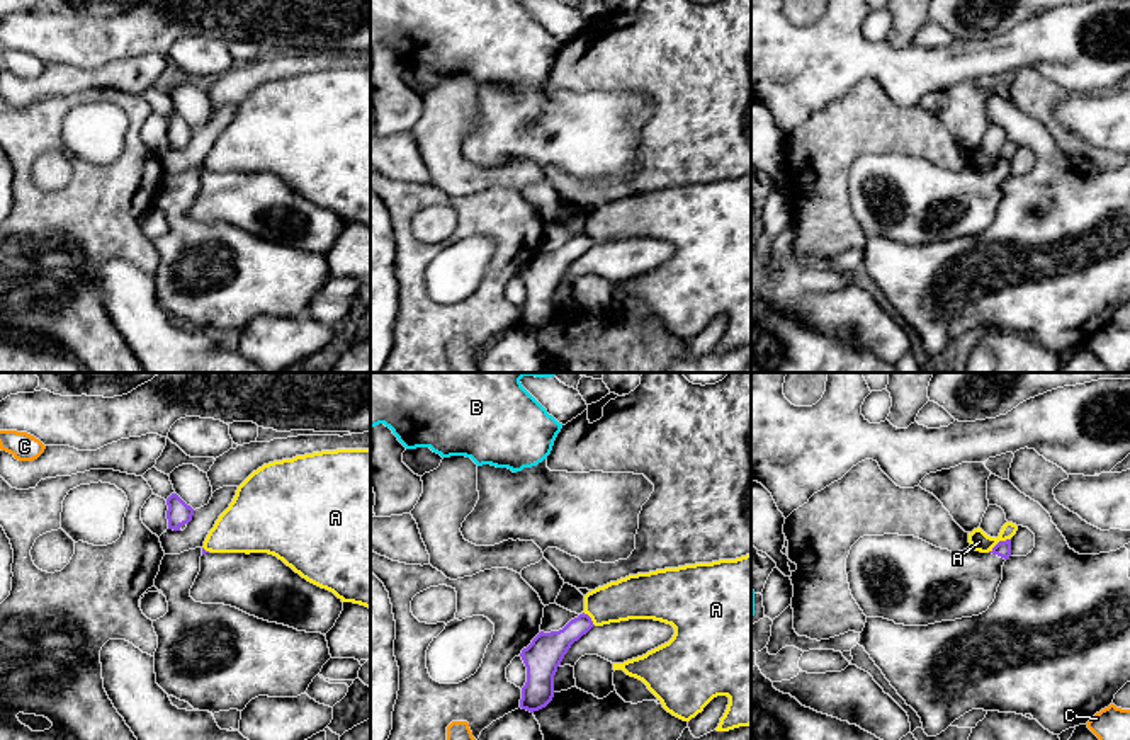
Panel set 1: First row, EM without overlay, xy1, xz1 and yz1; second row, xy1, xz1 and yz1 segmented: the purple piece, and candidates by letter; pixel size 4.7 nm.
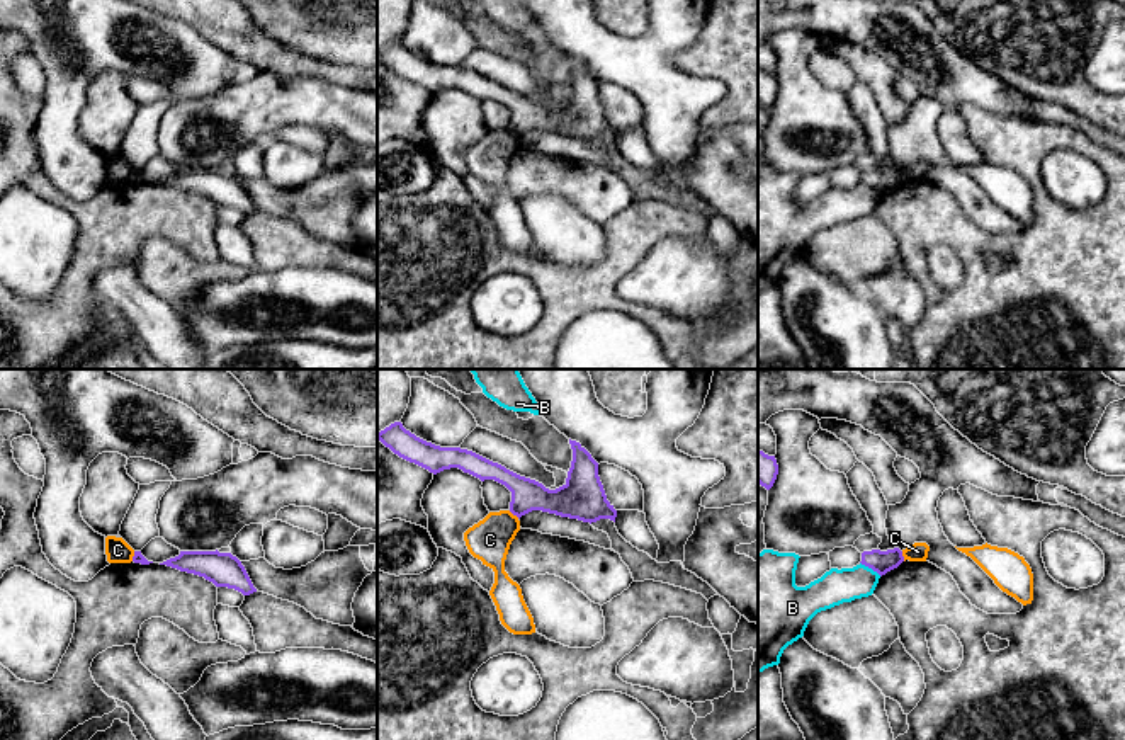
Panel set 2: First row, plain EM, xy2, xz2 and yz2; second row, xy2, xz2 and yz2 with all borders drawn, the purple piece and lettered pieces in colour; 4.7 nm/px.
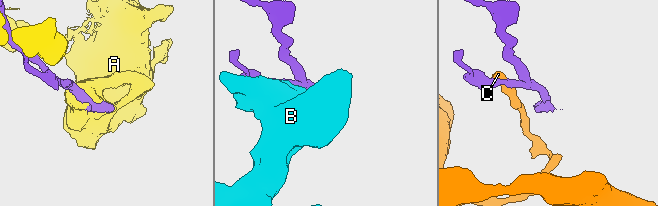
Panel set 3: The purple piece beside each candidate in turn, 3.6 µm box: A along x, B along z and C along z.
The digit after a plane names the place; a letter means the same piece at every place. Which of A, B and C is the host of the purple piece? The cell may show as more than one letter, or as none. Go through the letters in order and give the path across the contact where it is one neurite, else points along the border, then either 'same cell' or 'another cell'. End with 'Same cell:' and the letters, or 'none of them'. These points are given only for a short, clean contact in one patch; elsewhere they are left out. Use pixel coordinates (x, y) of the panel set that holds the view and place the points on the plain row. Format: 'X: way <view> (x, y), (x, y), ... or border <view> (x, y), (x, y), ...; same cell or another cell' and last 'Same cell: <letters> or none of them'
A: border yz1 (1010, 157), (1000, 159), (988, 170); another cell
B: border yz2 (860, 181), (881, 194); another cell
C: border xz2 (508, 130), (519, 136); another cell
Same cell: none of them

